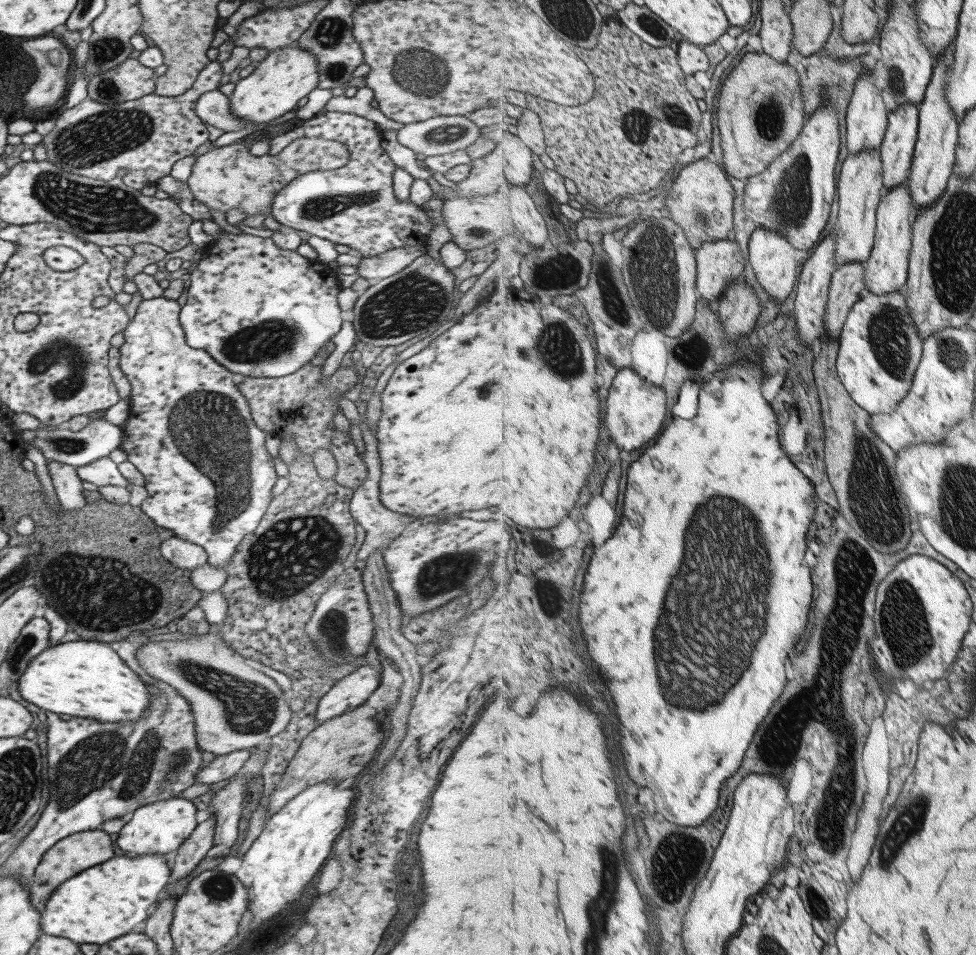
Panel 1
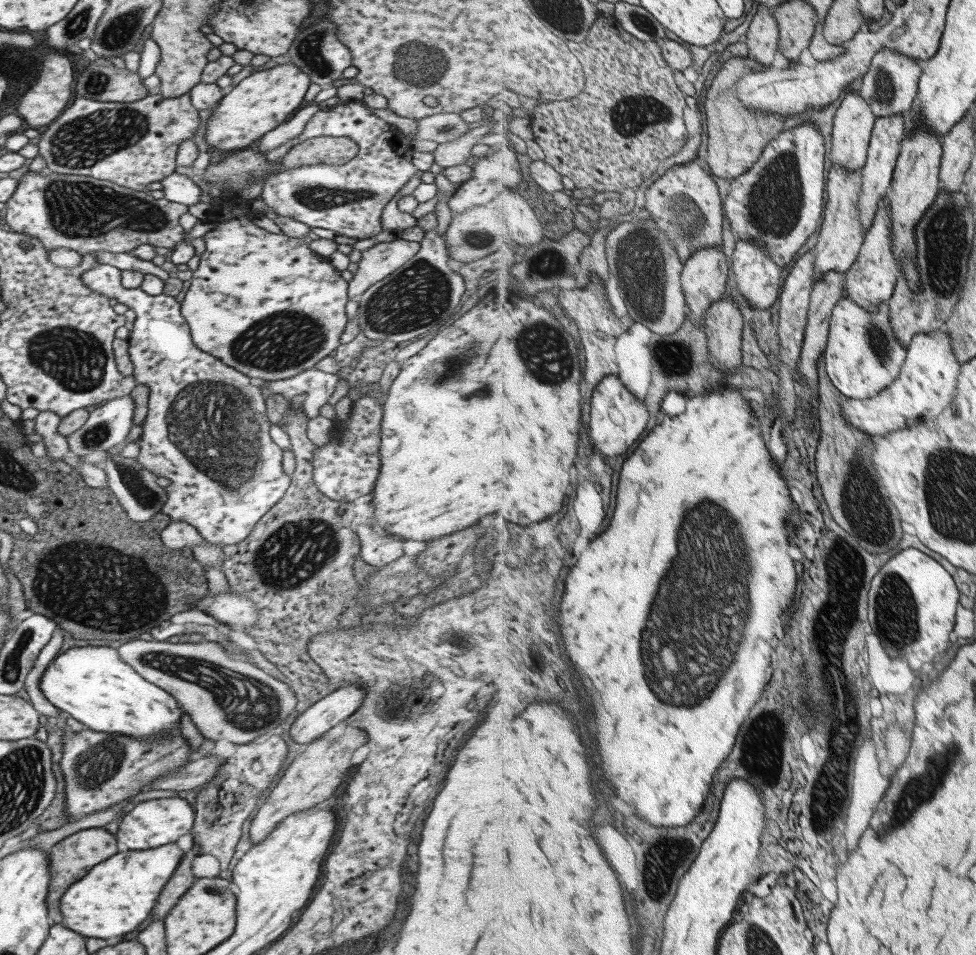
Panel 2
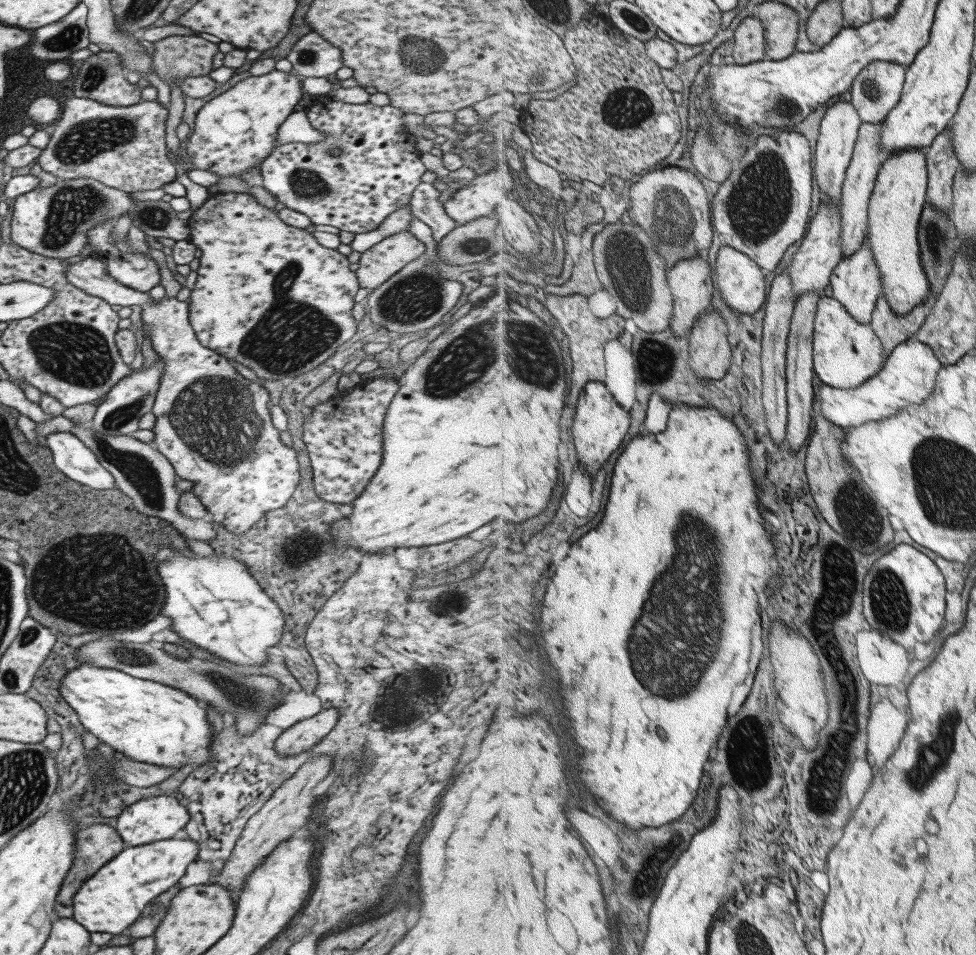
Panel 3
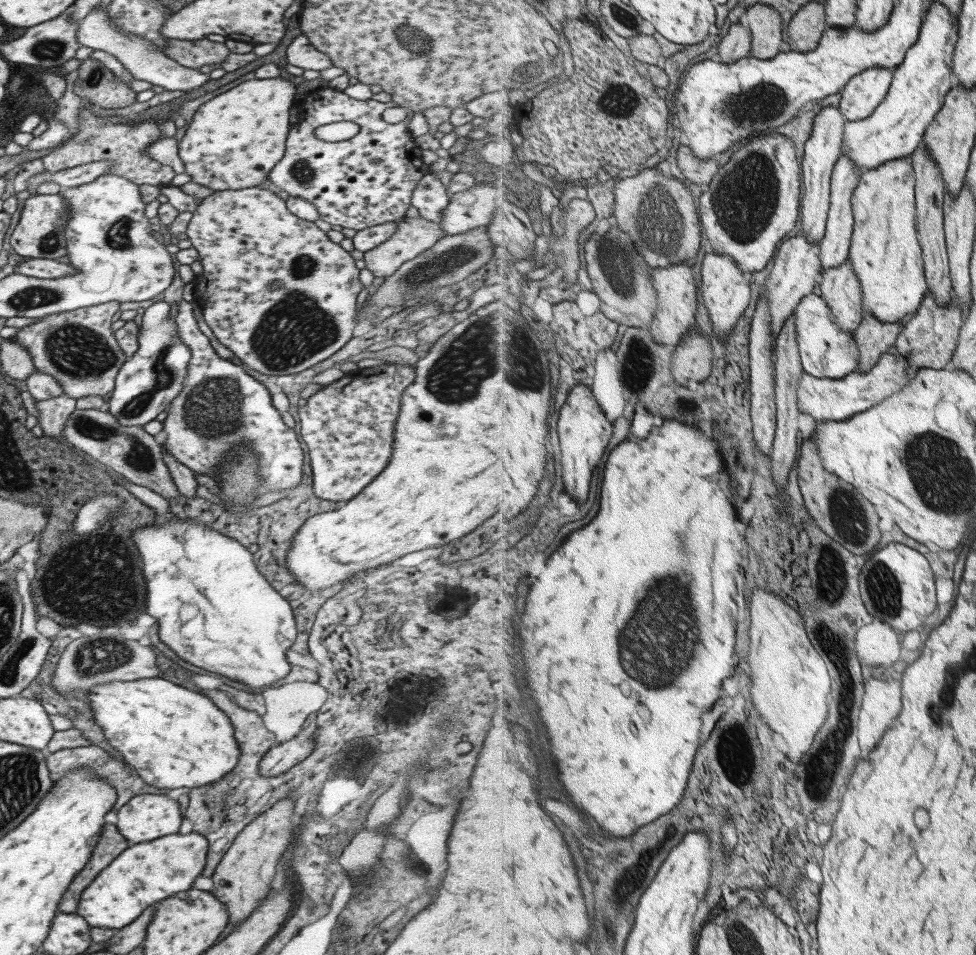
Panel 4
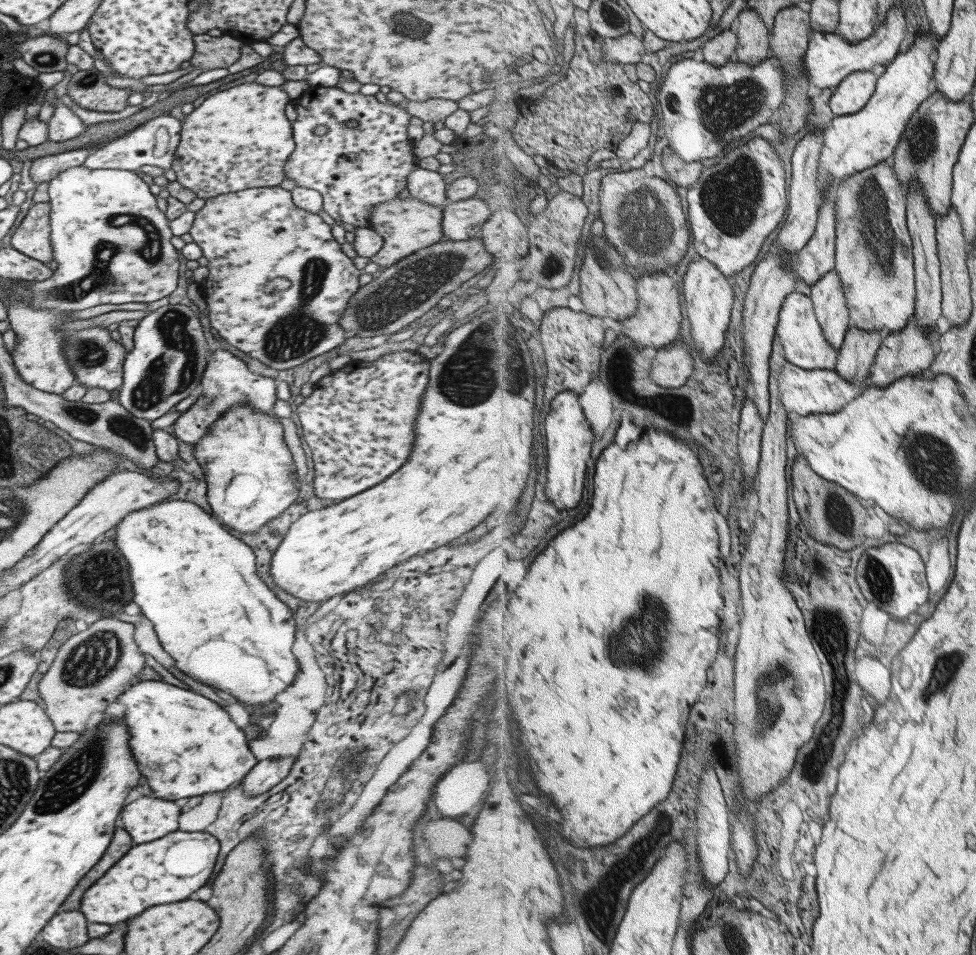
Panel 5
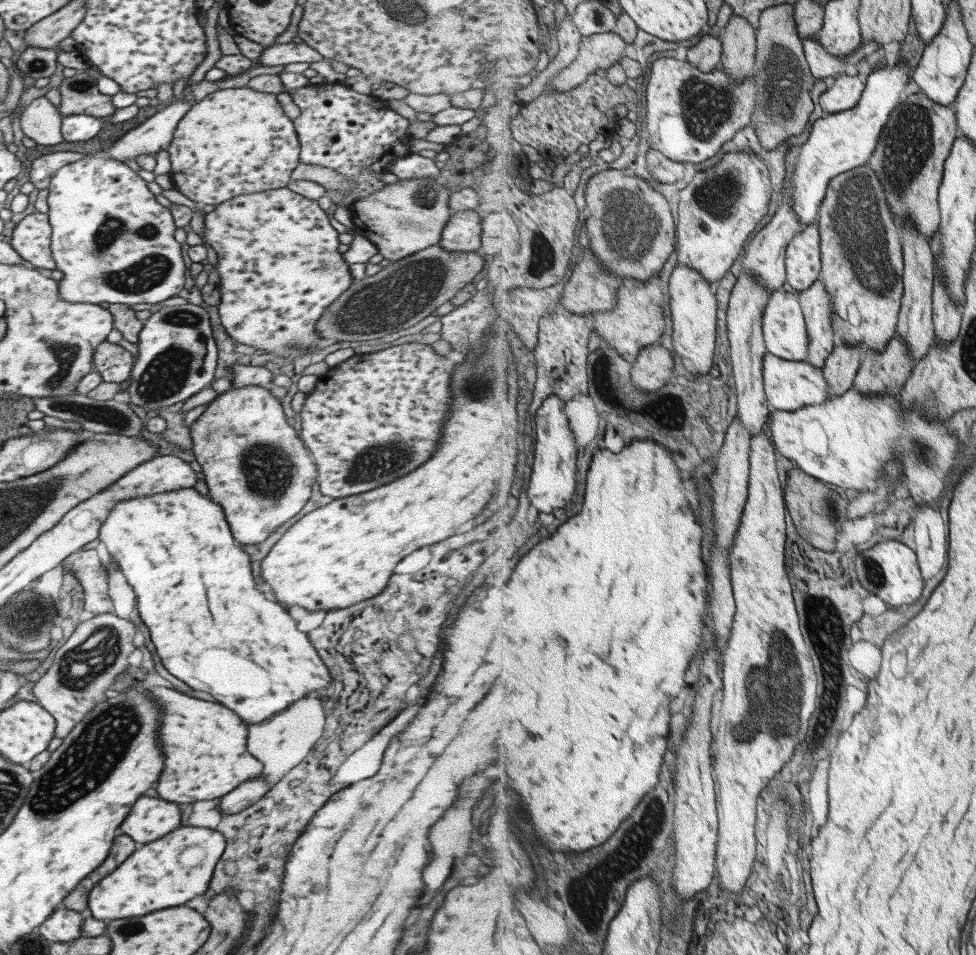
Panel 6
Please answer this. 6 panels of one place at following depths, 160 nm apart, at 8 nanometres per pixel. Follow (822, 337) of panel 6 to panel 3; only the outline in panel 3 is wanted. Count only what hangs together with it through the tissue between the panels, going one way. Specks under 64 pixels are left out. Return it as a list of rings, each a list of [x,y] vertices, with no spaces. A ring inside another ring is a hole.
[[[867,238],[864,245],[855,254],[844,257],[840,266],[834,270],[830,285],[831,296],[843,303],[858,321],[862,323],[872,321],[877,302],[883,297],[884,282],[882,281],[880,266],[876,261],[876,254]]]

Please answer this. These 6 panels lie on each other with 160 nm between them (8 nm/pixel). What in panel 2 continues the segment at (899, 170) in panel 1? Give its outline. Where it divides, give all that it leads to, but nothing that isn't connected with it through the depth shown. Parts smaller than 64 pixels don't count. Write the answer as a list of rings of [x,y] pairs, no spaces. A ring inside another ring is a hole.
[[[902,113],[894,114],[890,117],[881,117],[876,121],[874,128],[874,136],[869,144],[868,162],[863,167],[861,176],[863,176],[863,191],[860,196],[861,224],[866,232],[873,226],[878,210],[880,209],[880,201],[886,198],[889,188],[893,185],[893,172],[897,167],[899,155],[901,155],[901,146],[906,140],[906,120]]]

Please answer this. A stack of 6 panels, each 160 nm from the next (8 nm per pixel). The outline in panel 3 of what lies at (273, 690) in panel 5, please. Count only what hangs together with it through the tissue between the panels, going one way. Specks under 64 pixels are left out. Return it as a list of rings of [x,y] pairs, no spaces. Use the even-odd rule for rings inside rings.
[[[159,550],[157,552],[157,574],[161,576],[161,582],[165,589],[165,604],[159,615],[171,619],[171,630],[181,638],[203,650],[211,650],[209,654],[215,654],[221,660],[245,664],[245,666],[263,666],[267,662],[267,646],[280,644],[281,632],[283,632],[283,618],[279,608],[272,600],[261,592],[259,584],[247,574],[245,566],[241,566],[237,560],[231,558],[219,558],[219,556],[199,557],[190,550],[188,555],[181,555],[171,550]]]

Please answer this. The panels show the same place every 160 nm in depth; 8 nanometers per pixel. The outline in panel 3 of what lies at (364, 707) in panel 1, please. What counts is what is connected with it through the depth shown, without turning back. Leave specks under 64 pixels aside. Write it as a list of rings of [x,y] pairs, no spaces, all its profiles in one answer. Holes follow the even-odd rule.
[[[328,754],[315,755],[309,758],[307,762],[301,764],[300,768],[284,780],[272,793],[271,796],[263,803],[263,806],[252,814],[244,824],[243,830],[239,838],[235,841],[234,847],[230,852],[227,862],[224,867],[216,874],[215,884],[229,890],[241,890],[245,877],[283,840],[289,838],[298,828],[304,827],[307,822],[307,817],[311,812],[312,803],[315,799],[311,797],[311,791],[314,786],[317,786],[330,770],[337,768],[337,762]]]

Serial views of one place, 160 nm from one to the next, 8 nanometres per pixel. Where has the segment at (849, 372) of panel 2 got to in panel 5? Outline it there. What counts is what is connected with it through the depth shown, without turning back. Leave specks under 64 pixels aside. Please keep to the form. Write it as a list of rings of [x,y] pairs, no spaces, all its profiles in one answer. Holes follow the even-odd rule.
[[[793,293],[781,309],[777,337],[782,340],[788,362],[805,370],[836,370],[840,352],[826,339],[824,328],[816,315],[816,304],[805,294]]]

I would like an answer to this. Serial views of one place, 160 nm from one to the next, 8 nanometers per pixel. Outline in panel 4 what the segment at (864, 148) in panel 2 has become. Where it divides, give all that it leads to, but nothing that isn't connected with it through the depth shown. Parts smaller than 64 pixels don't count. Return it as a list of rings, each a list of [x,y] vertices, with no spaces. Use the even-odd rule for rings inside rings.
[[[825,107],[814,122],[811,138],[807,141],[803,154],[803,195],[804,205],[801,206],[802,231],[810,241],[819,243],[826,235],[827,218],[831,208],[831,178],[837,162],[842,158],[841,147],[846,133],[846,114],[835,107]]]

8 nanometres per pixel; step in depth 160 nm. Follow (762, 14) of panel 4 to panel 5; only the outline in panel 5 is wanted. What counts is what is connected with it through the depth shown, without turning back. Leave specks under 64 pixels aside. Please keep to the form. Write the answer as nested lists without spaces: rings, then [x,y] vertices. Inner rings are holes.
[[[744,9],[738,20],[739,45],[734,59],[748,65],[758,65],[771,56],[772,30],[755,9]]]

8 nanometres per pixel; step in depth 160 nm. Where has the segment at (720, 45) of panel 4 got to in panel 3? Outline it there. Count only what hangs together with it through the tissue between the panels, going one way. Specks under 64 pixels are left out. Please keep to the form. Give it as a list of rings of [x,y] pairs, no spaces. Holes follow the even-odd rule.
[[[745,17],[735,30],[733,58],[738,64],[765,60],[767,41],[763,21],[757,17]]]

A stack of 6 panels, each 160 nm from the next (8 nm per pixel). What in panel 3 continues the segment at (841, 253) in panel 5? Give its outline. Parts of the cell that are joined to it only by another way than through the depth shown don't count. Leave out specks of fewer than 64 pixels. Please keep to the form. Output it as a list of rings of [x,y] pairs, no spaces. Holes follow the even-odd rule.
[[[901,150],[884,162],[869,210],[867,240],[876,254],[884,282],[883,297],[898,315],[911,313],[932,298],[931,283],[925,272],[920,249],[920,223],[928,204],[929,169],[926,150]]]

